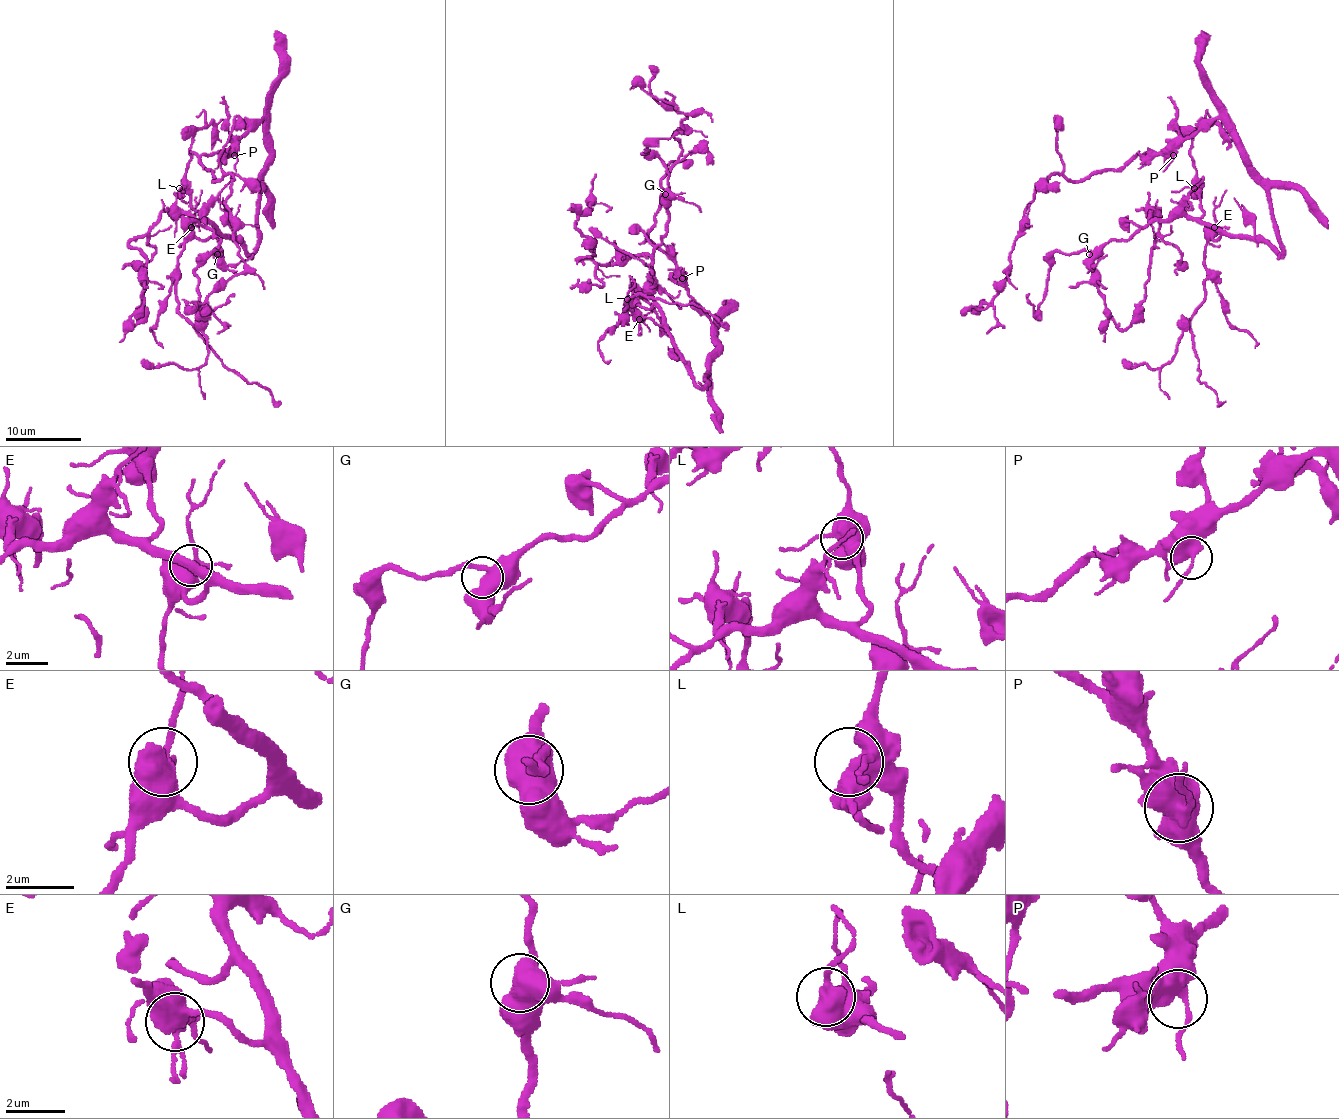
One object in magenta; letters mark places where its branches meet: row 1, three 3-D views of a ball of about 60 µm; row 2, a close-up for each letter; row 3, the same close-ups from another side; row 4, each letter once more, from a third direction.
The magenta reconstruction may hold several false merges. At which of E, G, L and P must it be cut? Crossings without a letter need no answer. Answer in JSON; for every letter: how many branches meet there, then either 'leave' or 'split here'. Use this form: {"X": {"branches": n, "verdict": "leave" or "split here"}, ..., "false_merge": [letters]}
{"E": {"branches": 4, "verdict": "leave"}, "G": {"branches": 3, "verdict": "leave"}, "L": {"branches": 3, "verdict": "leave"}, "P": {"branches": 2, "verdict": "leave"}, "false_merge": []}

